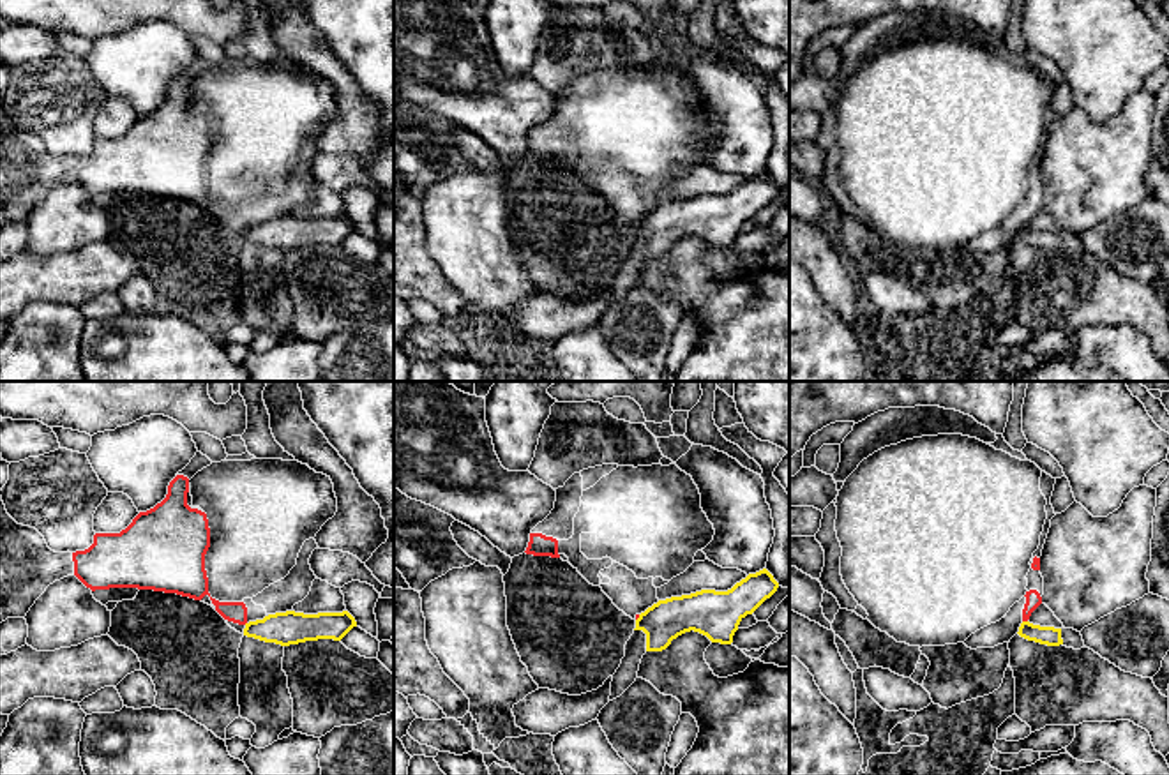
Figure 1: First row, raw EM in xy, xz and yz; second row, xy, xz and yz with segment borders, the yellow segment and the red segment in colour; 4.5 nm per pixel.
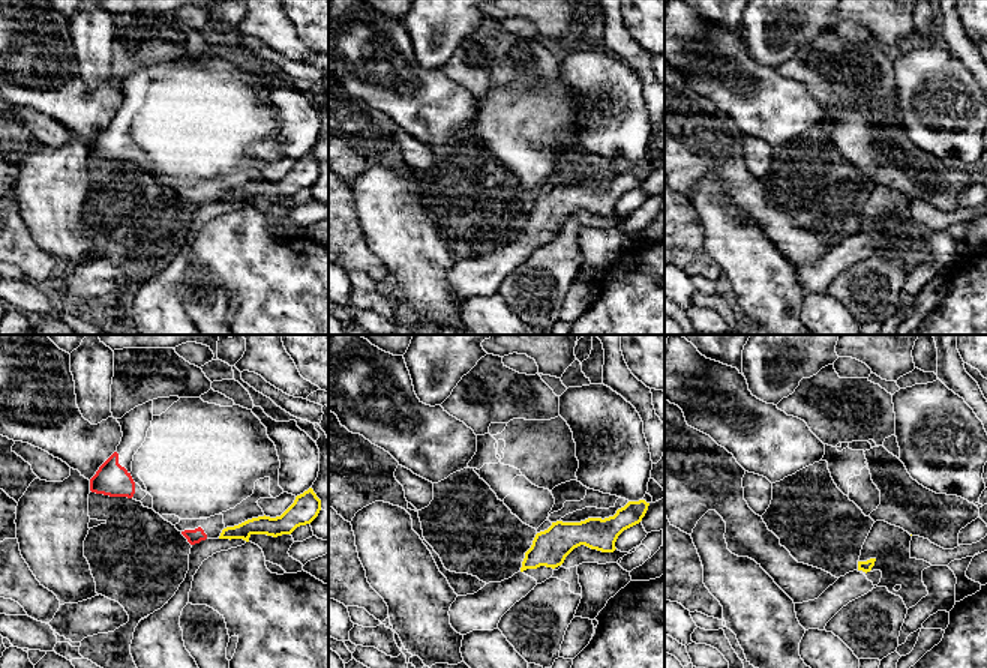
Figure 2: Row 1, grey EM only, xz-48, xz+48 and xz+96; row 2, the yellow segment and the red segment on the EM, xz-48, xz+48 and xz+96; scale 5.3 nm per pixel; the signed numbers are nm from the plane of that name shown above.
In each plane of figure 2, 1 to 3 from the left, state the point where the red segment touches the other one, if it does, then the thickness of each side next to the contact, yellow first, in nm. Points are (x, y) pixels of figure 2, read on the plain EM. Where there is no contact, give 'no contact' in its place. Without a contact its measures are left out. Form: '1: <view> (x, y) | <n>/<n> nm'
1: no contact
2: no contact
3: no contact

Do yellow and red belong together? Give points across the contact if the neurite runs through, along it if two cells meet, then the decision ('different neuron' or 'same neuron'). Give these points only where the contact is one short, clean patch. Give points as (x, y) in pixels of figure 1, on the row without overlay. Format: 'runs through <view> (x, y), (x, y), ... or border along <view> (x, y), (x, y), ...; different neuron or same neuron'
border along yz (1023, 225), (1026, 226); different neuron

